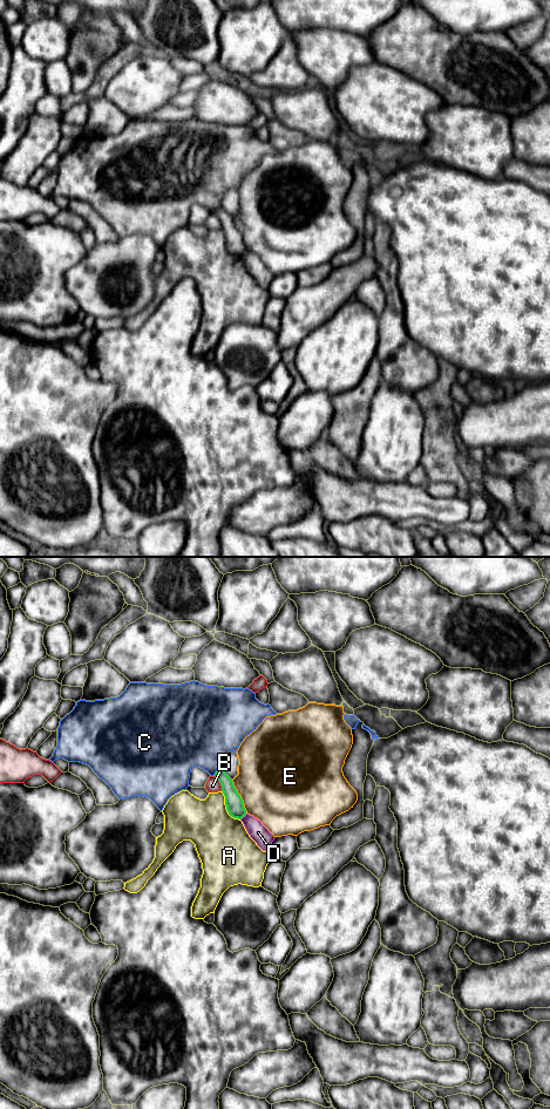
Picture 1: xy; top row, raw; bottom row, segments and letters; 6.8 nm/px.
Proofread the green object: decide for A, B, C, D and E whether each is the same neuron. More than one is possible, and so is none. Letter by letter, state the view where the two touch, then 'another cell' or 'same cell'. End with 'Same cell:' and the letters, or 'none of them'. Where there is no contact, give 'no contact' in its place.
A: xy | another cell
B: xy | another cell
C: xy | another cell
D: xy | another cell
E: xy | another cell
Same cell: none of them

